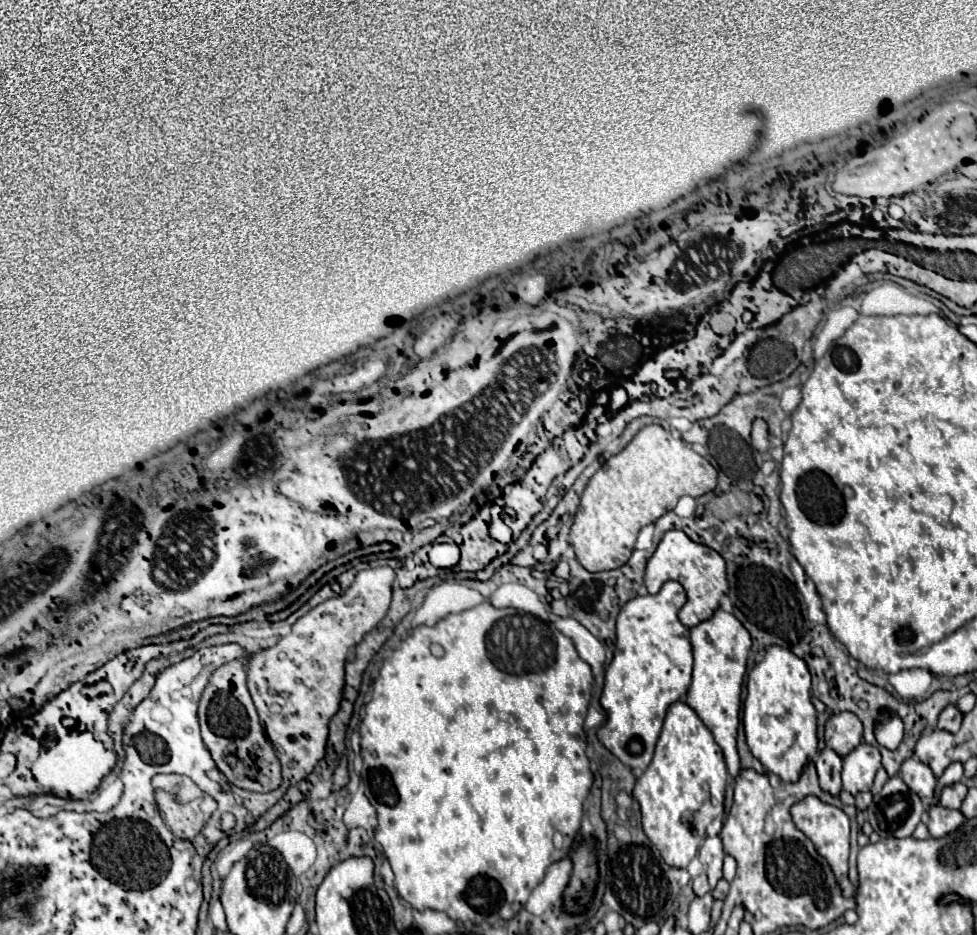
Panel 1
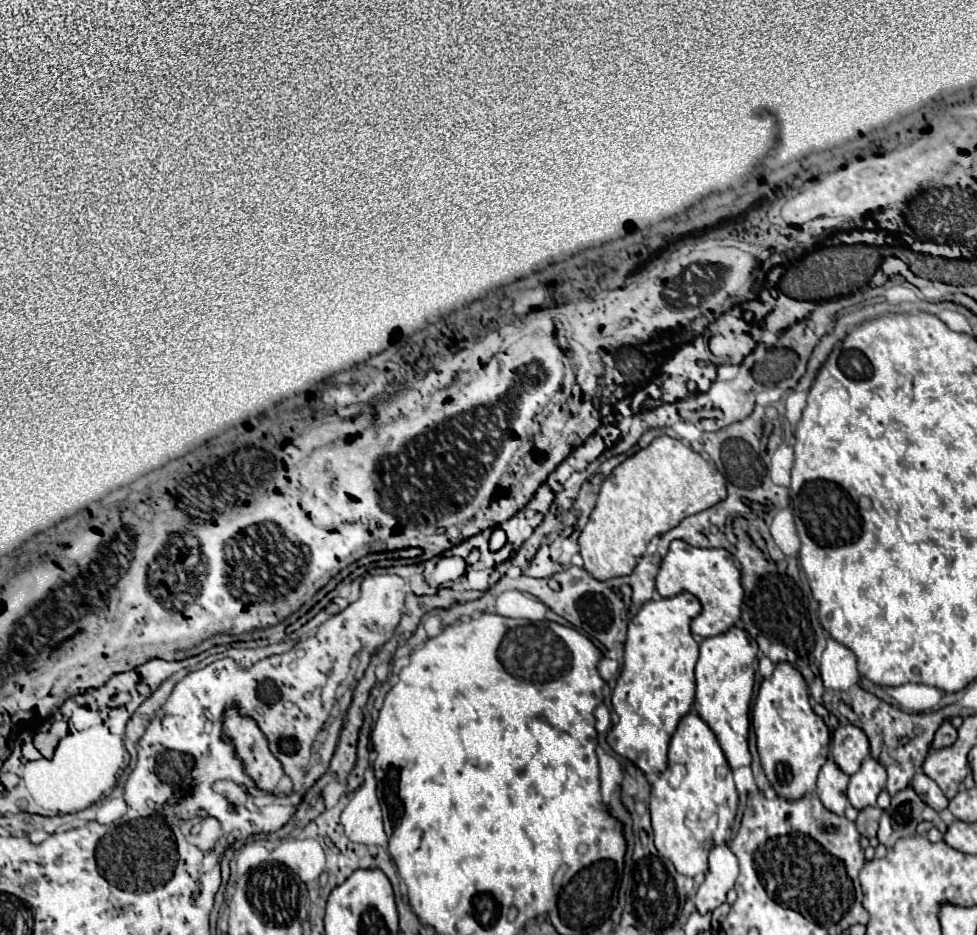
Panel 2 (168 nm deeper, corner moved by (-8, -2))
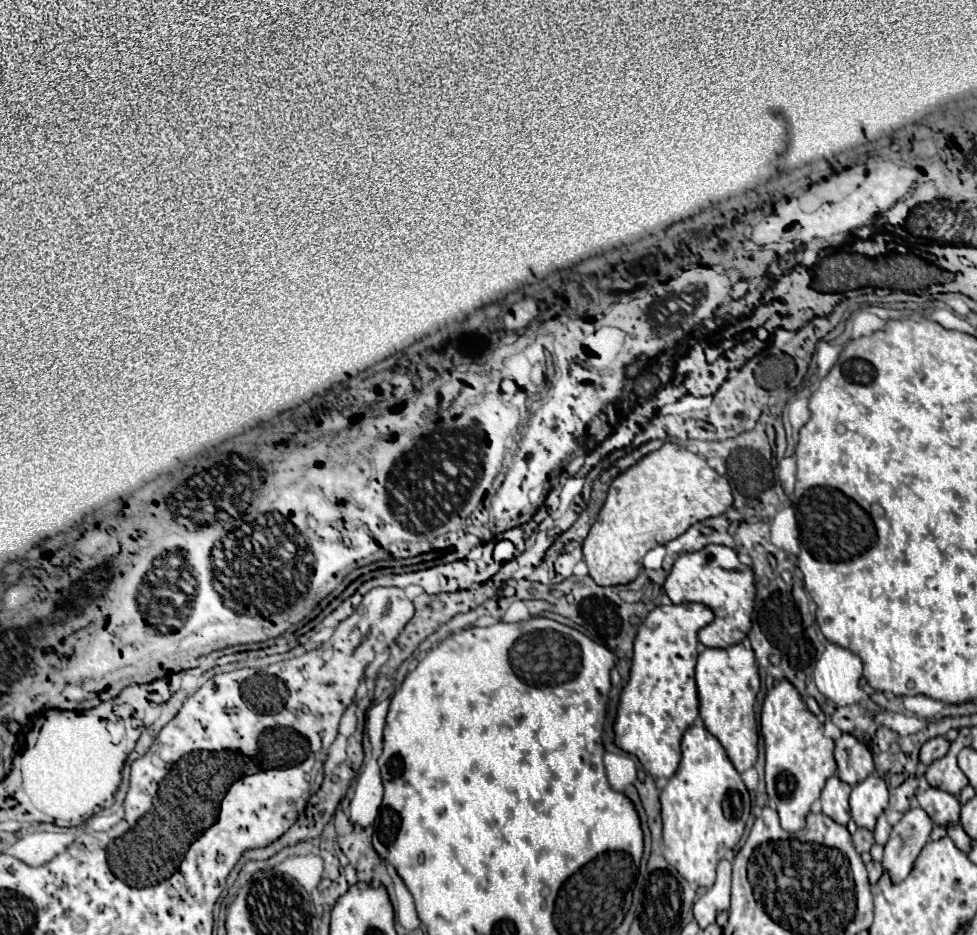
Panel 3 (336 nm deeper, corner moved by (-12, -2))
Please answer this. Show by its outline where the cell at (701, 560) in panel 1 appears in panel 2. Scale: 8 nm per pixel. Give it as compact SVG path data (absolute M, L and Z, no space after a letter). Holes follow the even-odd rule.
M674 540L656 576L656 590L662 598L672 598L680 592L694 594L702 604L702 612L692 622L692 634L700 638L710 638L728 632L740 620L744 598L740 578L740 570L730 558L730 552L722 548L694 548L682 540Z

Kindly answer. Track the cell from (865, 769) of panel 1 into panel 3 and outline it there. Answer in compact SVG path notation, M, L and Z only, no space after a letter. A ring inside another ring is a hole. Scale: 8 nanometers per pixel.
M870 774L866 780L852 786L850 814L858 826L874 830L876 818L888 808L888 786L878 774Z

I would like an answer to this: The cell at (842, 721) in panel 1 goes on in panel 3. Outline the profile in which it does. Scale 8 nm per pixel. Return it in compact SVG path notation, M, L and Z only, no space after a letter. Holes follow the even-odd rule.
M842 734L836 740L836 764L838 764L838 778L854 786L856 782L864 780L868 774L874 772L872 752L868 746L852 734Z

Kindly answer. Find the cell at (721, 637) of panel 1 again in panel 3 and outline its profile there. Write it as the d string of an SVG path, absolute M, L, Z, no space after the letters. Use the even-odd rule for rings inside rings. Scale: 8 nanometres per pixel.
M742 642L728 648L706 648L696 664L699 715L704 726L720 740L728 758L738 772L754 766L758 758L758 722L754 718L754 702L760 690L758 664L754 650Z

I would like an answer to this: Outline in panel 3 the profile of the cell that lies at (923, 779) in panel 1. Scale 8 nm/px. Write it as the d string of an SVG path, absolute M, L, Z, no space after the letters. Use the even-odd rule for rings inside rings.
M940 788L924 790L916 796L916 800L918 800L920 808L926 810L926 814L940 826L946 826L948 822L958 822L958 818L960 818L958 800Z

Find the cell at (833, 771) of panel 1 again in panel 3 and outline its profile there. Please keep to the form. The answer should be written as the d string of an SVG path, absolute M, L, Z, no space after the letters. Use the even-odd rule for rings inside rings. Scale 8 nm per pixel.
M832 776L826 780L820 802L822 802L822 812L828 814L834 822L848 824L848 820L850 820L850 806L848 806L850 790L852 790L850 784L842 782L838 776Z

